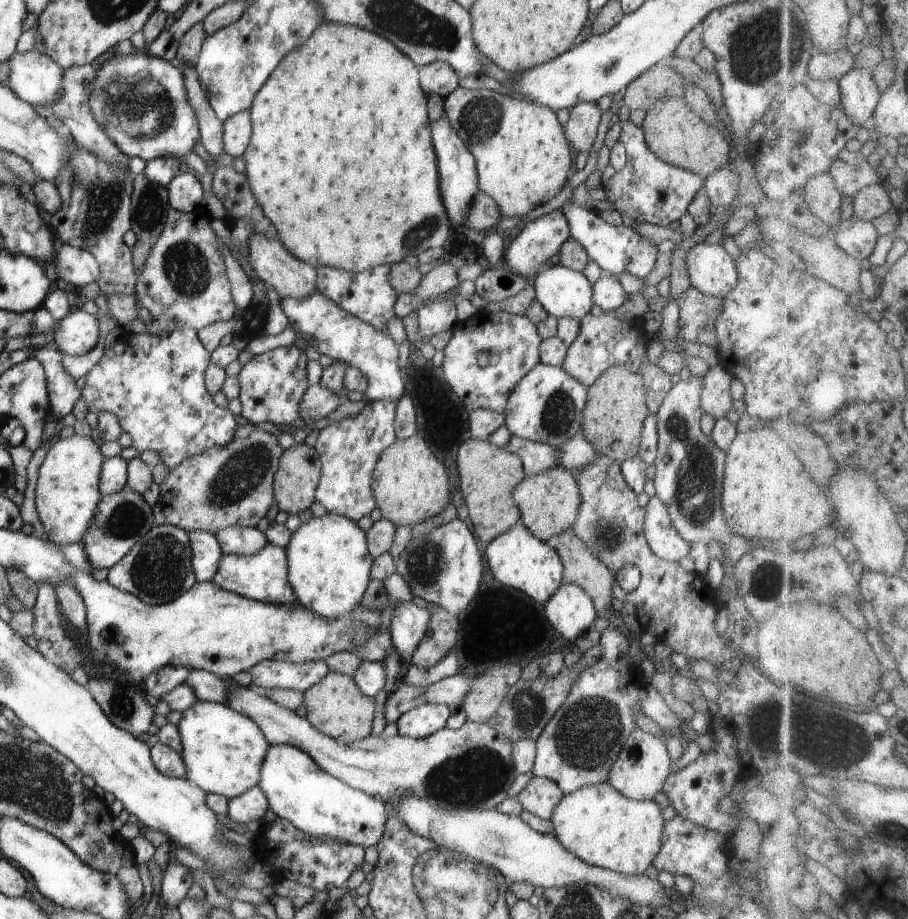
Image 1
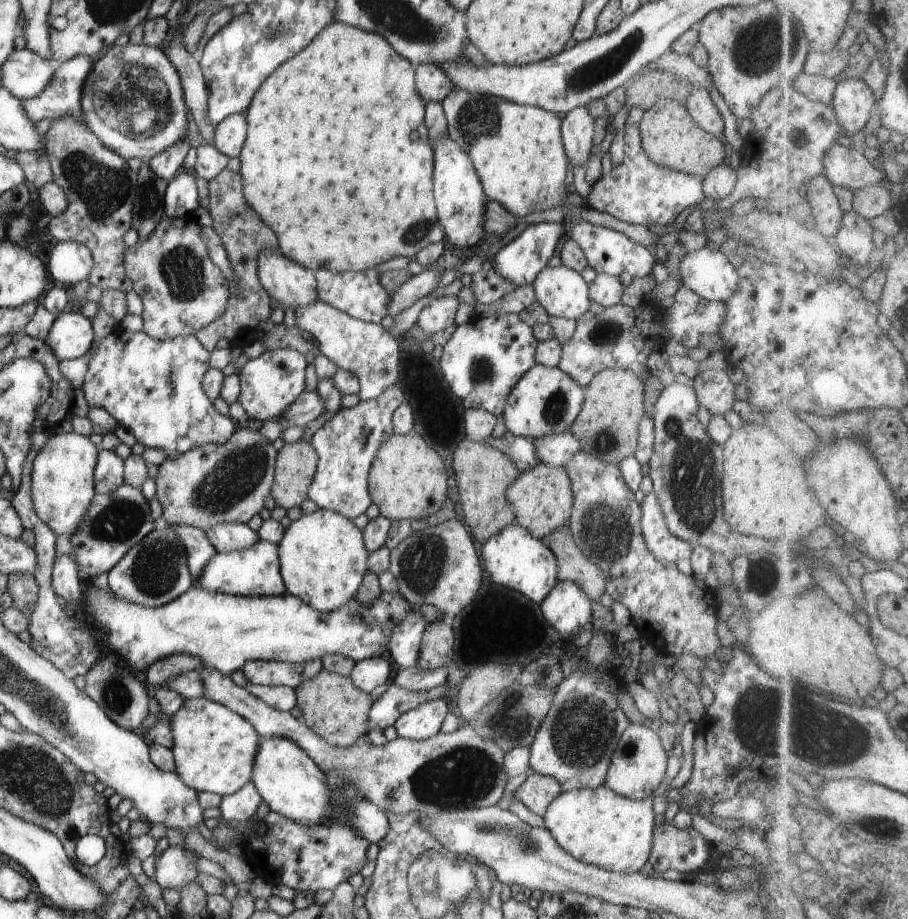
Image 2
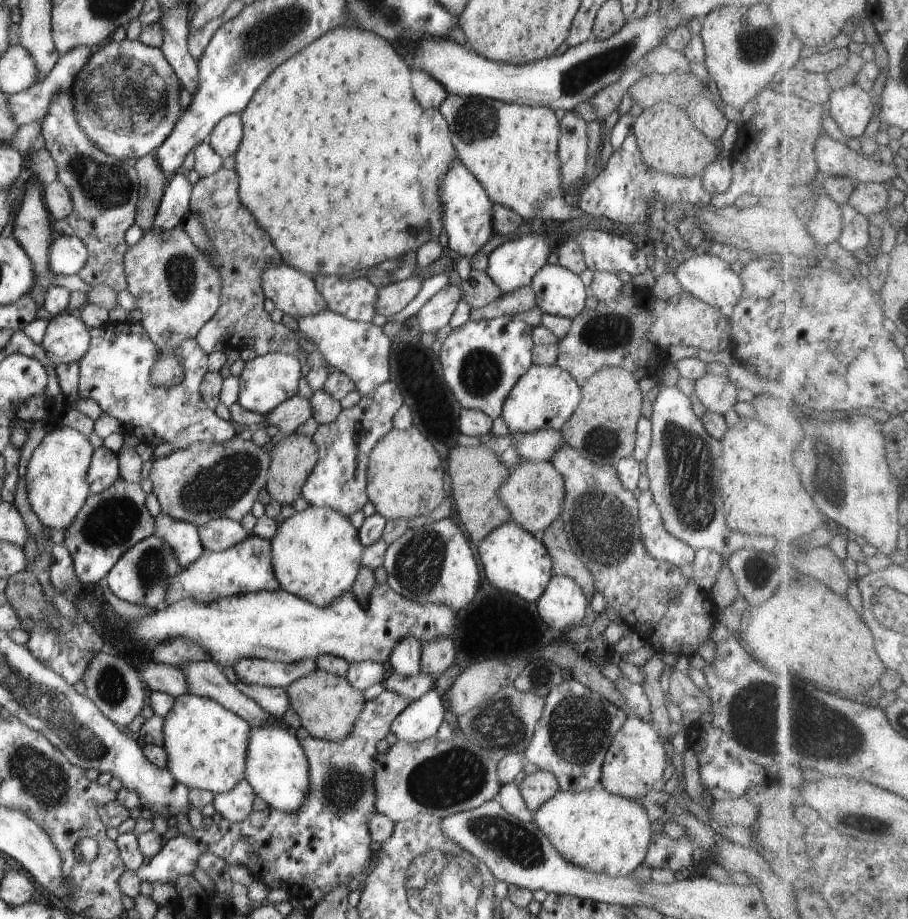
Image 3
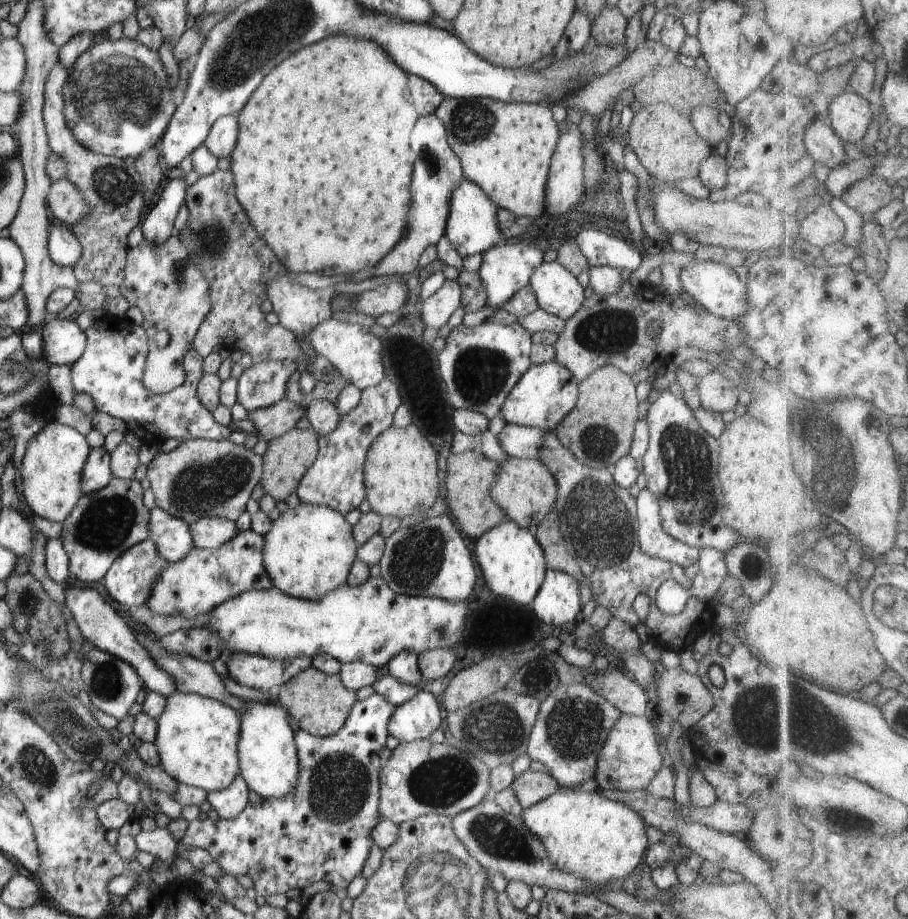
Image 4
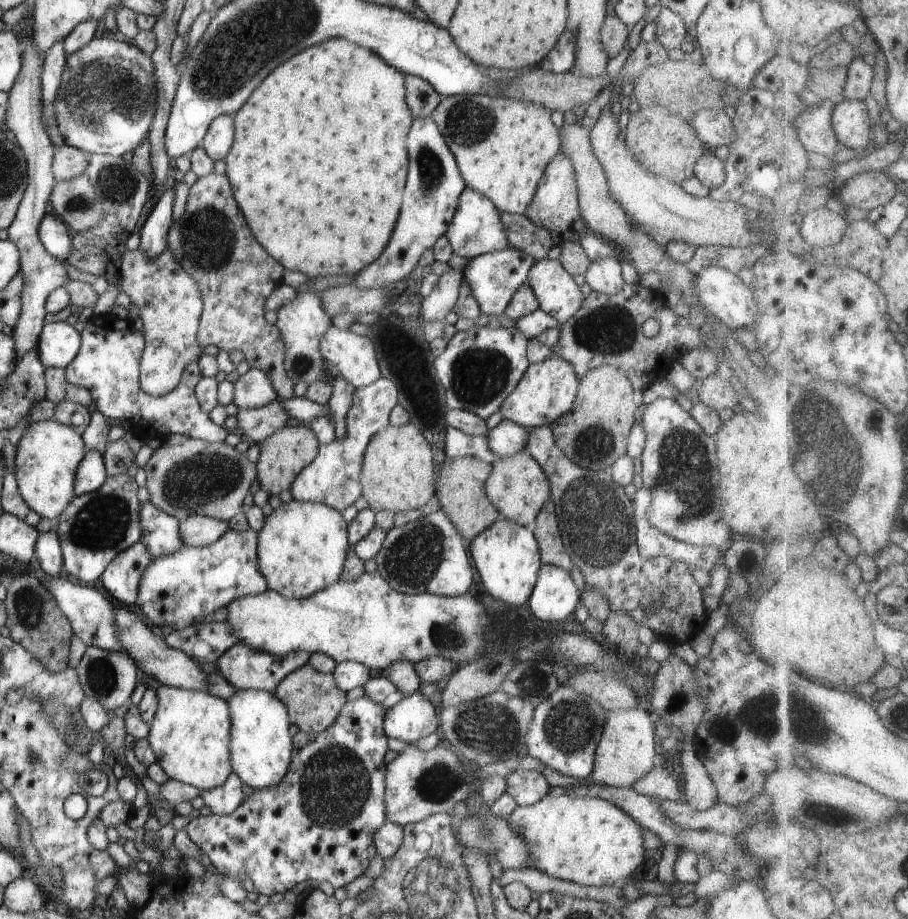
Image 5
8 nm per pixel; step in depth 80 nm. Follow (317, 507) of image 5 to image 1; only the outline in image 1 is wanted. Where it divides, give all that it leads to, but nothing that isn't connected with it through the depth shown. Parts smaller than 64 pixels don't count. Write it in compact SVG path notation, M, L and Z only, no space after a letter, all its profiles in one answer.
M326 513L321 517L312 517L302 523L291 534L290 542L285 548L287 558L287 579L298 602L308 610L324 618L336 618L350 612L362 600L362 595L371 579L373 557L368 552L366 533L358 527L357 522L349 518Z

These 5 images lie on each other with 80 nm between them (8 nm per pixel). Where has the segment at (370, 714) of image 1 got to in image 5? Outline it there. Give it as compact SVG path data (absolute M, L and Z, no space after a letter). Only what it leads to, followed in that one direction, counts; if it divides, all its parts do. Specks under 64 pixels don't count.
M310 664L290 672L275 688L275 696L286 706L289 722L306 733L320 733L330 728L348 702L346 692L338 688L333 674L320 673Z

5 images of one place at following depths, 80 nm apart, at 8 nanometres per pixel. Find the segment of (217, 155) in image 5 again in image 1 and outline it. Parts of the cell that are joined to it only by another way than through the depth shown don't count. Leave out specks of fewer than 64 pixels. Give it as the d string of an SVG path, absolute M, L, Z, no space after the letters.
M240 111L227 118L223 125L223 152L234 158L243 156L253 131L250 113Z

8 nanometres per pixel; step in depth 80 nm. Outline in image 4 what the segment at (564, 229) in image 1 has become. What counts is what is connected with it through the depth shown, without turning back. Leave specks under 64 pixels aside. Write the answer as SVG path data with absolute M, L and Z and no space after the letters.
M516 242L512 246L508 244L498 244L482 254L482 266L478 268L476 274L486 288L486 306L500 308L504 302L508 302L517 291L529 285L531 275L538 266L542 265L544 252L538 246L532 246L530 242Z

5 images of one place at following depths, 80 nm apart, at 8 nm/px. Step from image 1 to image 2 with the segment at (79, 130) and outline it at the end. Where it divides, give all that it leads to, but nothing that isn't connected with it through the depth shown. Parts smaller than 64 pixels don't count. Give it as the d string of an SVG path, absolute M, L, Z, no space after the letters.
M78 56L60 64L50 84L41 90L36 98L20 100L28 118L37 123L43 119L54 120L72 116L86 126L86 122L82 120L80 104L82 104L82 88L92 66L91 58L86 56Z

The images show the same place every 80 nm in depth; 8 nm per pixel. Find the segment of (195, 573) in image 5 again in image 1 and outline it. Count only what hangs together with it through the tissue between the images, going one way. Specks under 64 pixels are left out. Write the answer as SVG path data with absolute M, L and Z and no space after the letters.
M268 543L262 550L251 555L222 555L217 571L211 580L222 590L237 595L267 603L280 603L281 605L297 605L287 579L287 558L285 548Z

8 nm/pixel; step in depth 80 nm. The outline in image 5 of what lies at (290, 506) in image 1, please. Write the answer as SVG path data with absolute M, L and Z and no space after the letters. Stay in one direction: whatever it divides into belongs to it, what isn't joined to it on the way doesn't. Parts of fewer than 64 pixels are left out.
M301 425L284 426L282 430L275 432L269 438L264 438L262 442L258 443L258 446L260 446L260 456L256 467L260 487L271 496L280 496L283 491L292 488L298 474L318 456L320 444L309 426Z

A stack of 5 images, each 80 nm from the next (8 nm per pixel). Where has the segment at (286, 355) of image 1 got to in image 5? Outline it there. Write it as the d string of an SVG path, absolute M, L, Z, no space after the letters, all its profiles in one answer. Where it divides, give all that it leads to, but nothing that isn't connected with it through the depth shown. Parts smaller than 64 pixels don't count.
M252 368L234 384L232 403L238 409L252 409L278 401L278 392L266 372Z

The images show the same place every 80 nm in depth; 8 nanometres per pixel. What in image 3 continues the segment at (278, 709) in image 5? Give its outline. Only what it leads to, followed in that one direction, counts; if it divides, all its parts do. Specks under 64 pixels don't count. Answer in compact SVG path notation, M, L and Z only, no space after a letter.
M268 722L266 726L252 728L246 754L245 780L268 807L282 812L300 810L310 790L310 766L295 731L288 730L280 722Z

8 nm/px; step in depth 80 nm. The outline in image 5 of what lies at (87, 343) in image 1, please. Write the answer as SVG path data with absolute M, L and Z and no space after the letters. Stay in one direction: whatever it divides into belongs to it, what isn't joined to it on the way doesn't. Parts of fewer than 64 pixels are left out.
M67 322L46 324L38 338L38 358L44 367L65 368L82 348L81 332Z

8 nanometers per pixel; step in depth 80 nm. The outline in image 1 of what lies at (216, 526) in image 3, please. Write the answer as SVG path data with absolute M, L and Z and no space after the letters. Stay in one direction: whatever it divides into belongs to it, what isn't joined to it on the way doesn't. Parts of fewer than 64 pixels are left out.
M229 526L214 534L224 555L256 554L268 542L257 527Z

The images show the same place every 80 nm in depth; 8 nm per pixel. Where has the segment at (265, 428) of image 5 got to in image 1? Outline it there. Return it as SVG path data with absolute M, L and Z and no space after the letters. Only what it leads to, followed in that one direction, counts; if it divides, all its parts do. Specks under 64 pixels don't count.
M320 384L309 386L299 404L298 424L306 420L318 420L327 417L340 404L338 394Z

